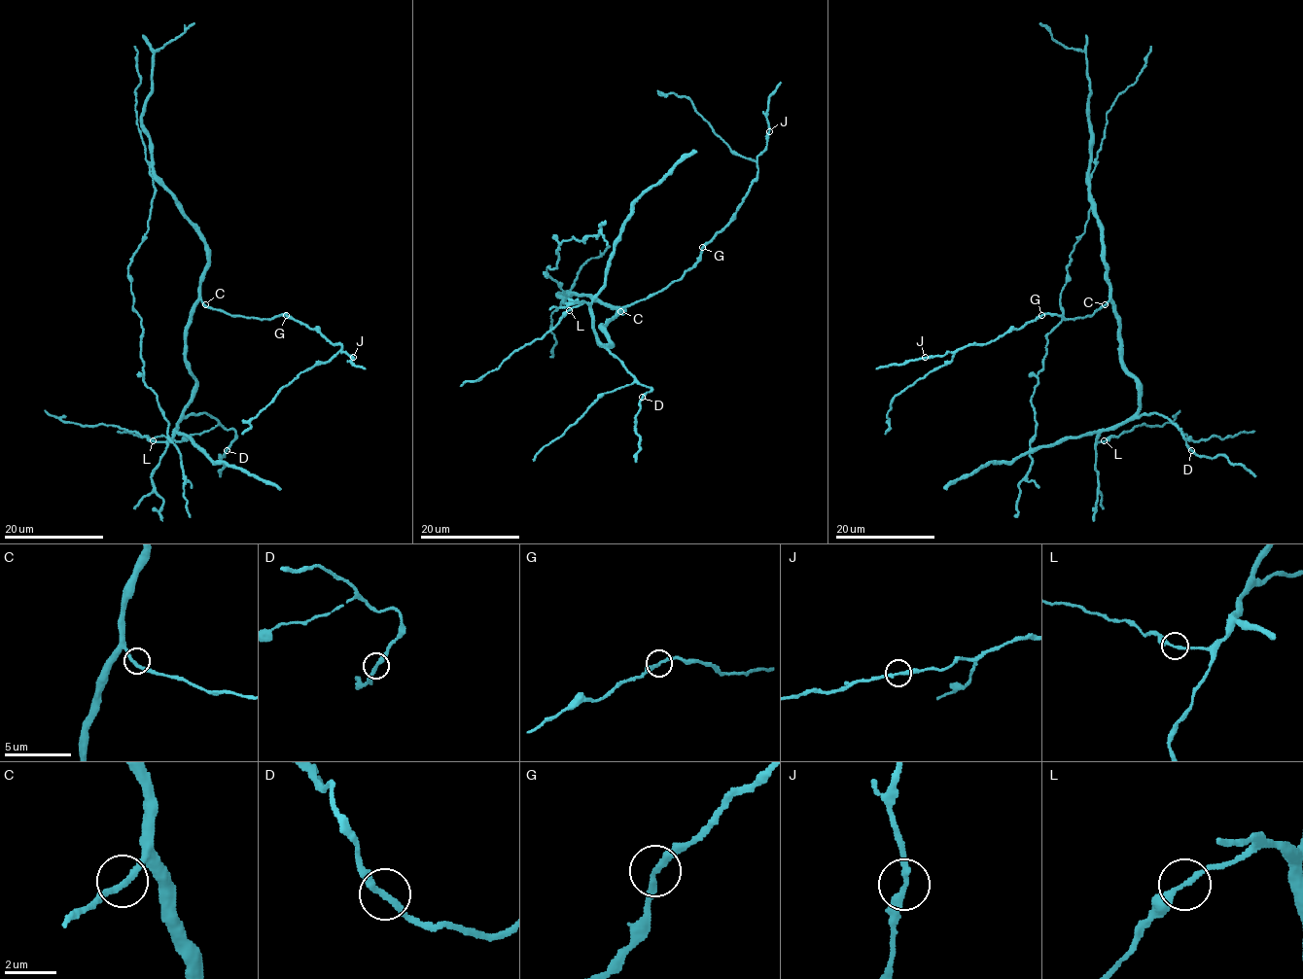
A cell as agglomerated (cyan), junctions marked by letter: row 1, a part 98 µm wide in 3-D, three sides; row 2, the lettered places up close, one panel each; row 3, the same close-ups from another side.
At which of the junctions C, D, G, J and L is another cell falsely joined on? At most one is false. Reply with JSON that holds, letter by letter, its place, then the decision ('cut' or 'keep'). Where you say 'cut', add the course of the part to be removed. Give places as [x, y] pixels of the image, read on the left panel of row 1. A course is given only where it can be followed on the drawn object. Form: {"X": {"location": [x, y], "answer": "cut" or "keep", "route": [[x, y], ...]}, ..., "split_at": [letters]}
{"C": {"location": [205, 304], "answer": "keep"}, "D": {"location": [227, 450], "answer": "keep"}, "G": {"location": [286, 315], "answer": "keep"}, "J": {"location": [353, 357], "answer": "keep"}, "L": {"location": [153, 440], "answer": "keep"}, "split_at": []}

